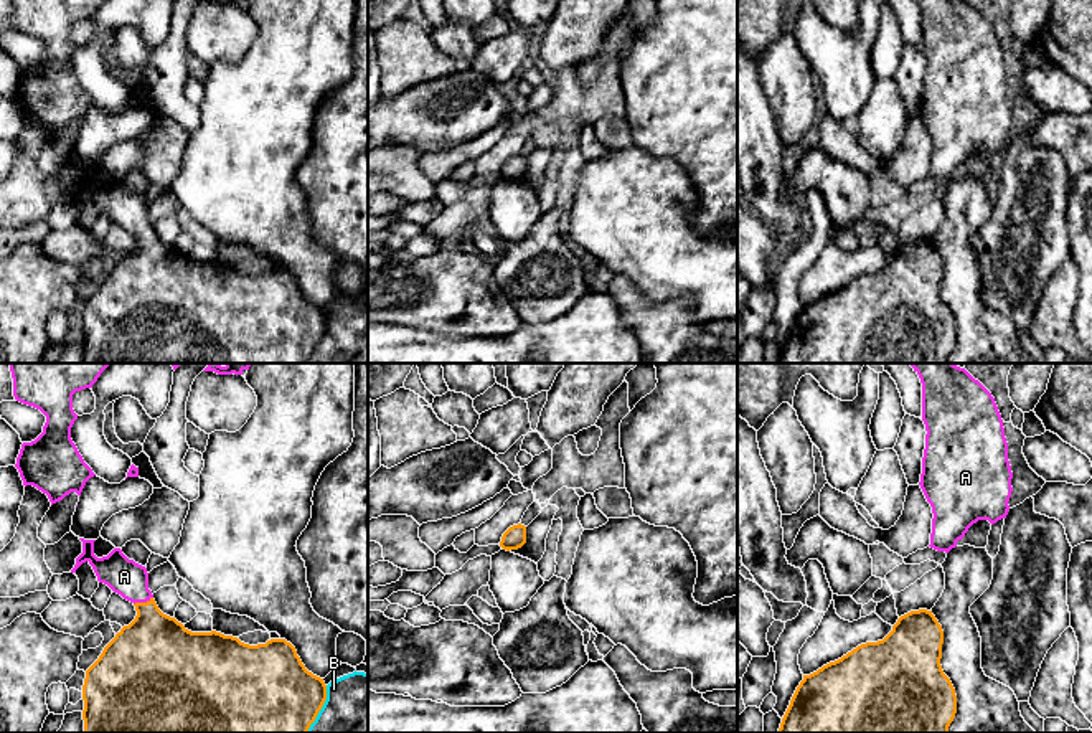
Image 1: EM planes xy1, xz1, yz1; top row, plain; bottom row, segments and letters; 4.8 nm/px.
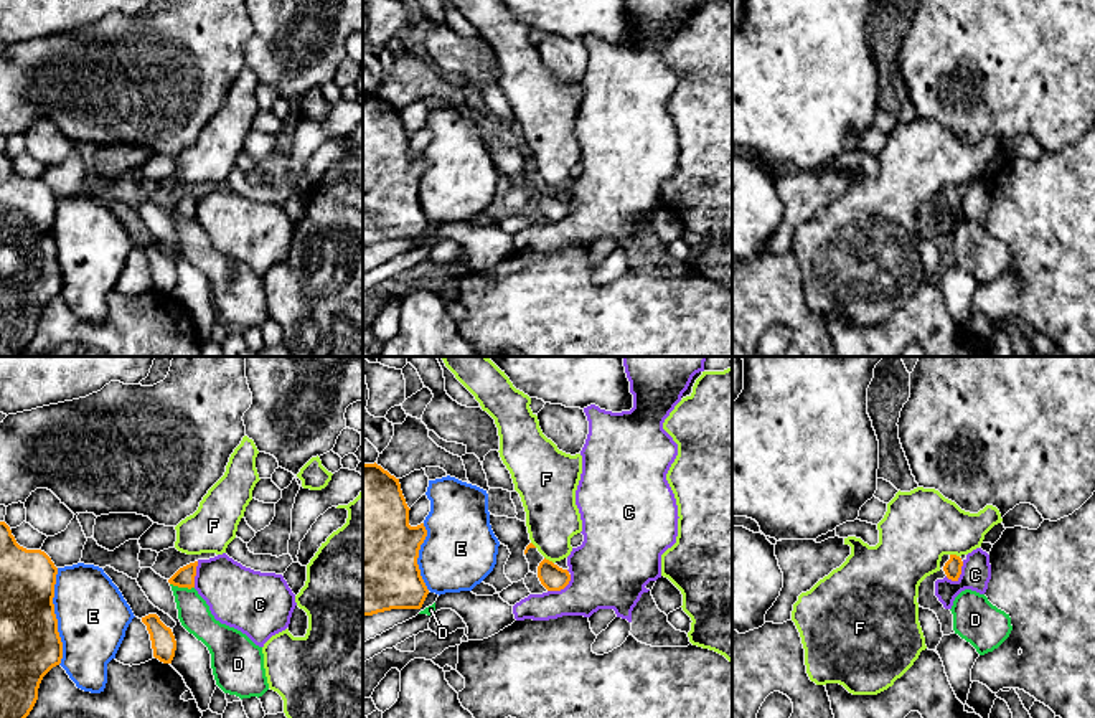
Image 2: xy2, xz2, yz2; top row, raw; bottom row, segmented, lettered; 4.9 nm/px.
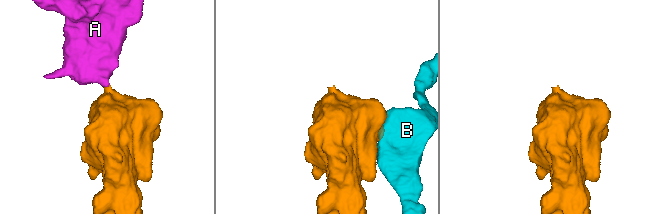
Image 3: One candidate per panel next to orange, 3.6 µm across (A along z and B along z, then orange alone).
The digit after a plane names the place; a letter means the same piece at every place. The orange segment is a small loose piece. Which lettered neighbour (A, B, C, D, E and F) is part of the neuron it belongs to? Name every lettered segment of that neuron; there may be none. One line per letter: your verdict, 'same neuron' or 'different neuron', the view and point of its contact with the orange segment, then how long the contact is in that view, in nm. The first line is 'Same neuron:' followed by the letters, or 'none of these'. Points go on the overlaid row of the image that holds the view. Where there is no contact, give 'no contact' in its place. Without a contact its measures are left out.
Same neuron: A
A: same neuron; contact xy1 (142, 603); length 100 nm
B: different neuron; contact xy1 (320, 709); length 260 nm
C: different neuron; contact yz2 (958, 576); length 120 nm
D: different neuron; contact xy2 (182, 586); length 120 nm
E: different neuron; contact xy2 (55, 616); length 480 nm
F: different neuron; contact xz2 (548, 560); length 60 nm

